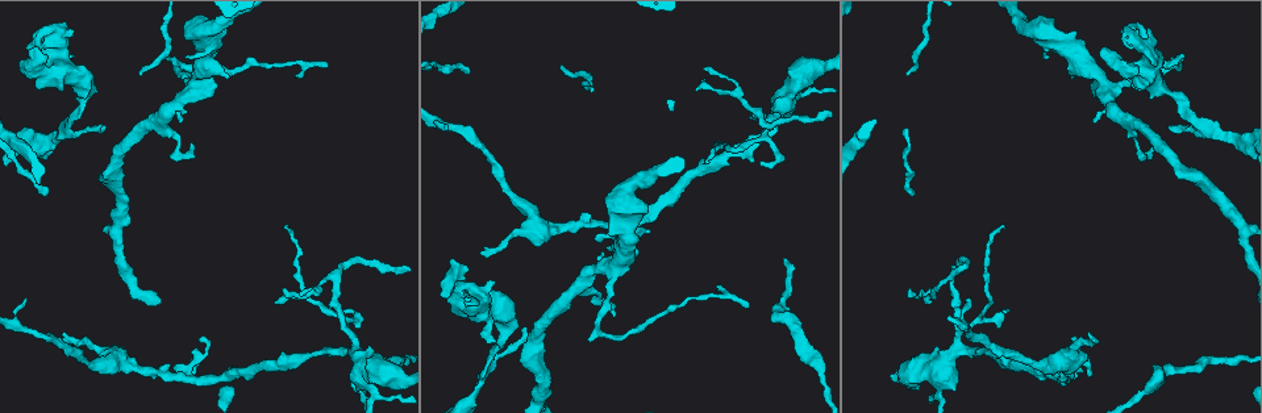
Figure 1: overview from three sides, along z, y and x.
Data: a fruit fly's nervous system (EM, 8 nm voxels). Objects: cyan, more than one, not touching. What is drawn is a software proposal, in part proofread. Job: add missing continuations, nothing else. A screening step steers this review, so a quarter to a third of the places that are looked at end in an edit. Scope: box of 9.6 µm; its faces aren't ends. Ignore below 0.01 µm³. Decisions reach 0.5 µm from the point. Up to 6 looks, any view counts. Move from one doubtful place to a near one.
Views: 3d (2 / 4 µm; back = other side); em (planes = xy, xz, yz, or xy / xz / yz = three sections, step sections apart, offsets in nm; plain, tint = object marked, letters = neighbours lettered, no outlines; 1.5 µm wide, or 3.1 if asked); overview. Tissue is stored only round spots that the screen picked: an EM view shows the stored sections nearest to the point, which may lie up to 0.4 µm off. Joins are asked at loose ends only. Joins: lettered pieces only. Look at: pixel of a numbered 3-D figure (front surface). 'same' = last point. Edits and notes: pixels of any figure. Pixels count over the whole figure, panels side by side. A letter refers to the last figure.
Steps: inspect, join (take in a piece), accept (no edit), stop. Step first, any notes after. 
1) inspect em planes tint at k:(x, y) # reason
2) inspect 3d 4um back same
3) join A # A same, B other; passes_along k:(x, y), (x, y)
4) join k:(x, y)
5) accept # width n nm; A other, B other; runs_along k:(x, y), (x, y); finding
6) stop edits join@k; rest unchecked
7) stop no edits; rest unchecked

inspect 3d 4um at 1:(43, 193) # thin end

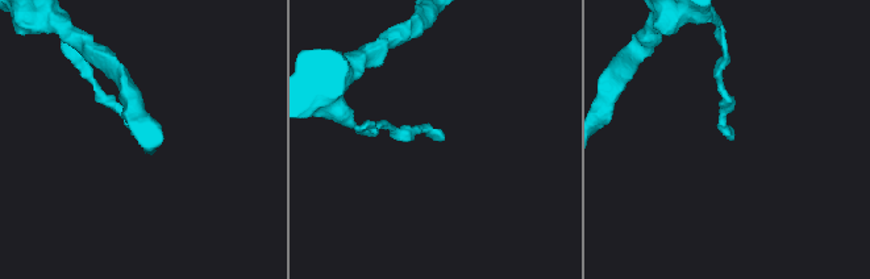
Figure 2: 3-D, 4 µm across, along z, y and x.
inspect em planes letters at 2:(731, 136) # need the tissue

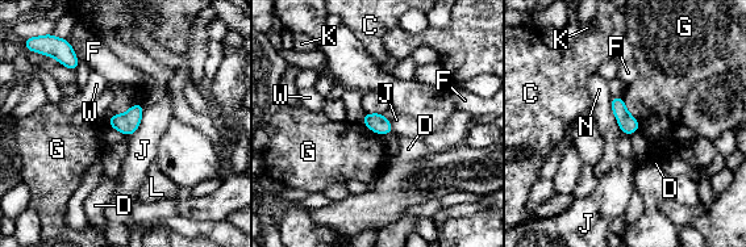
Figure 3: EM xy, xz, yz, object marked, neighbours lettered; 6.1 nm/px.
accept # C other, D other, F other, G other, J other, K other, L other, N other, W other; border 3:(140, 103), (113, 113), (108, 125); no lettered piece goes on from it

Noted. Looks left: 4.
inspect 3d 4um at 1:(482, 252) # tapers out

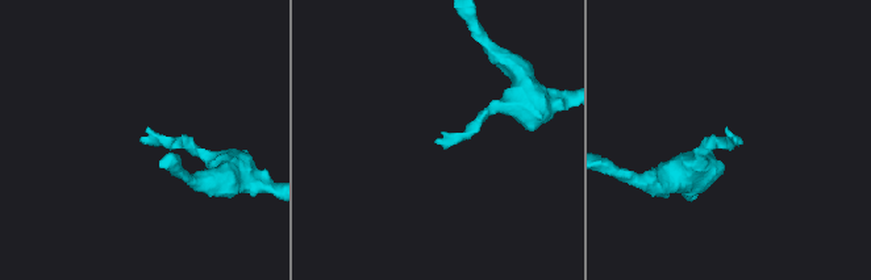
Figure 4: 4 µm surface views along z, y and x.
inspect em xz step 4 letters at 4:(735, 142) # need the tissue

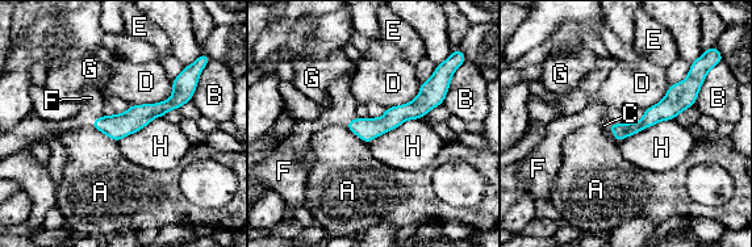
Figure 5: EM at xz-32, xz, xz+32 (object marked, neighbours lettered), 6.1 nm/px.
join F # A other, B other, C other, D other, E other, F same, G other, H other; passes_along 5:(117, 126), (96, 118), (91, 97); it goes on there

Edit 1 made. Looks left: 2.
stop edits join@5; rest unchecked

